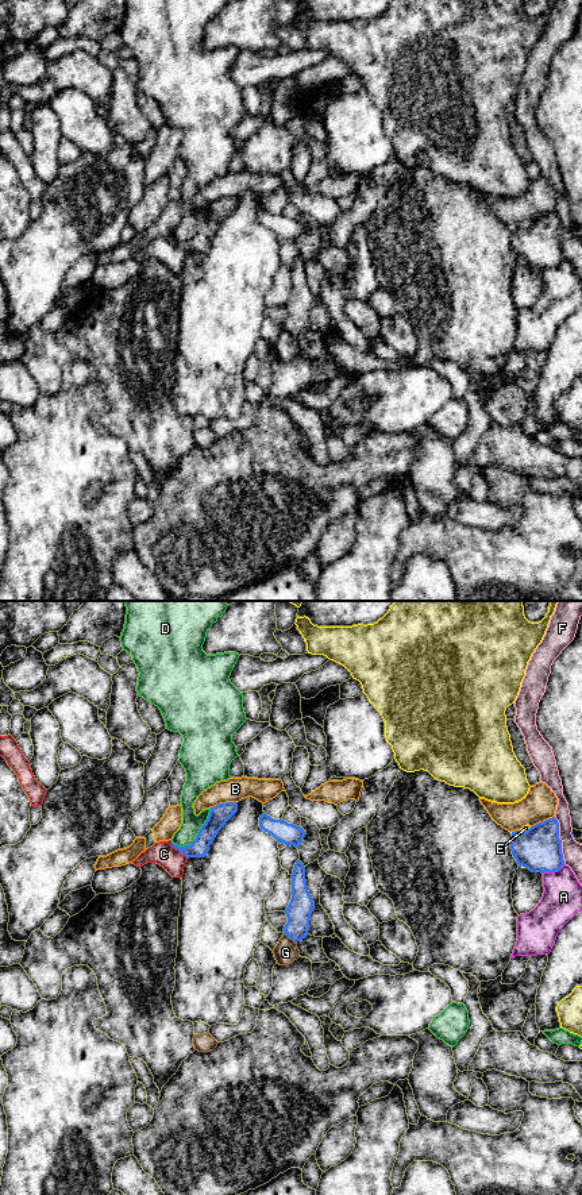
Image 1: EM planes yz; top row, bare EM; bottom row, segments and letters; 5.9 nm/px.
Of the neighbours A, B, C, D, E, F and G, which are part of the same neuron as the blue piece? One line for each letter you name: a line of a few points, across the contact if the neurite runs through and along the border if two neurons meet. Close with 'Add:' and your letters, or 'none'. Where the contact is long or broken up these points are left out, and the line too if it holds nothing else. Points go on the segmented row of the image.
Add: none

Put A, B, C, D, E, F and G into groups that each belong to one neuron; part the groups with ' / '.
A / B / C / D / E / F / G

